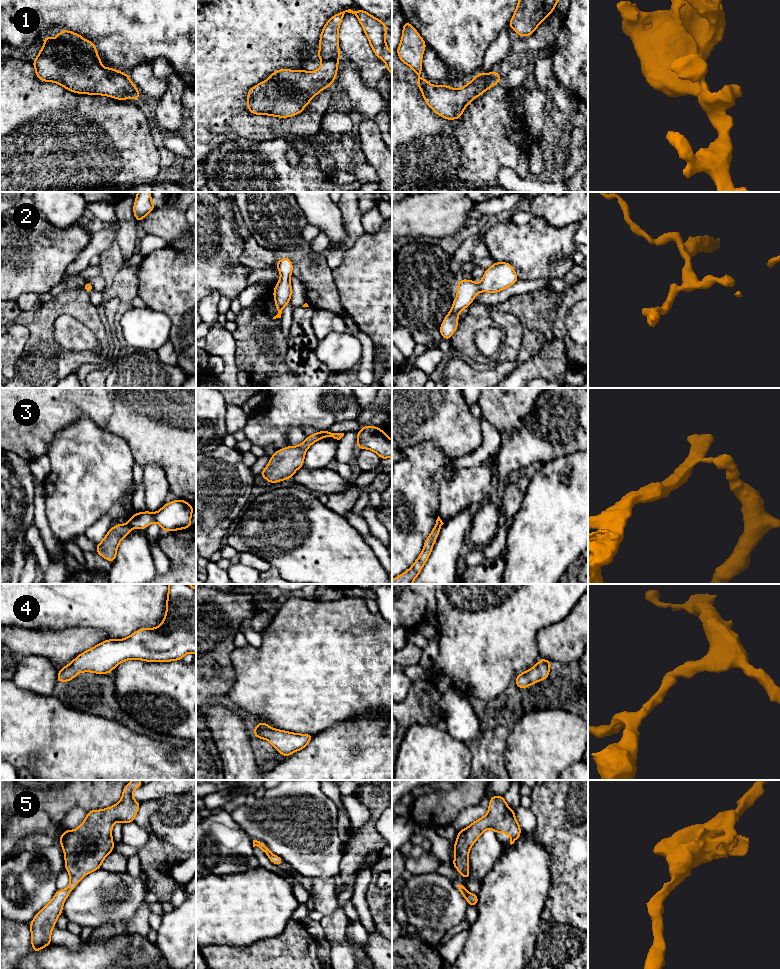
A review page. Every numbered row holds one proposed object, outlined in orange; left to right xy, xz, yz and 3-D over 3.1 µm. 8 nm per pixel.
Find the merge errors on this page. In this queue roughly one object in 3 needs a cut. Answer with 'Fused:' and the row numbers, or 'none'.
Fused: 3

